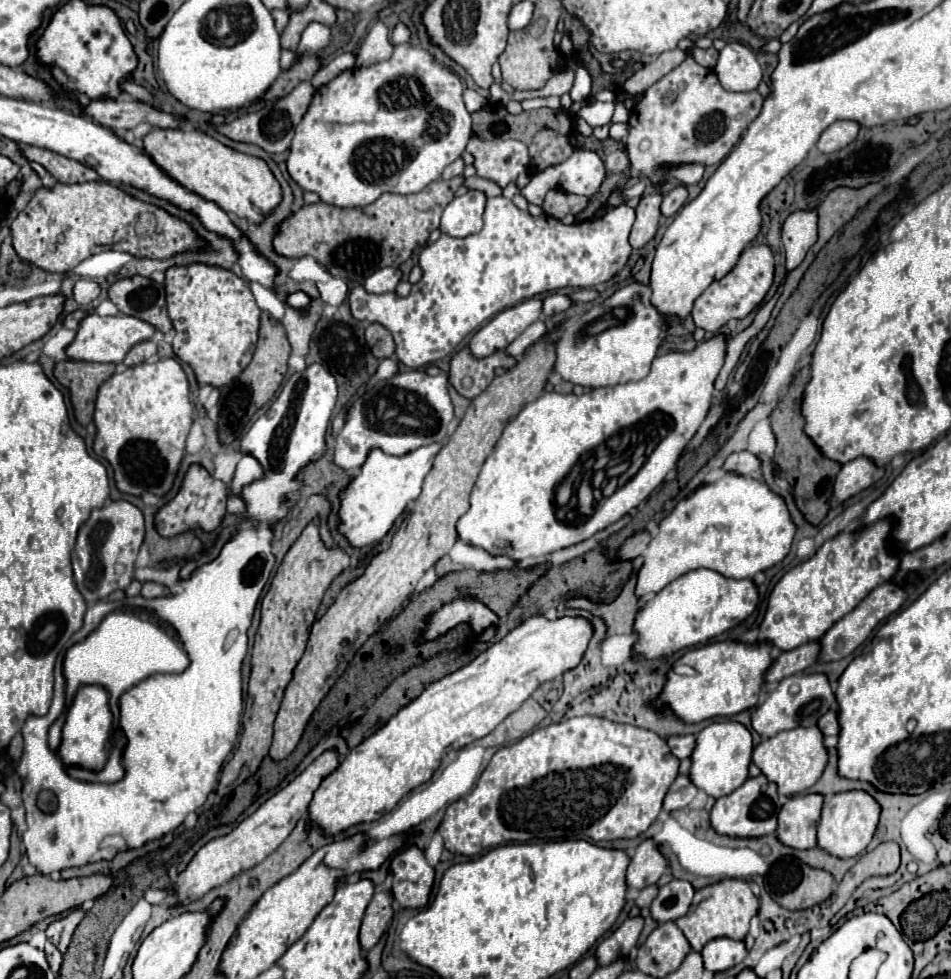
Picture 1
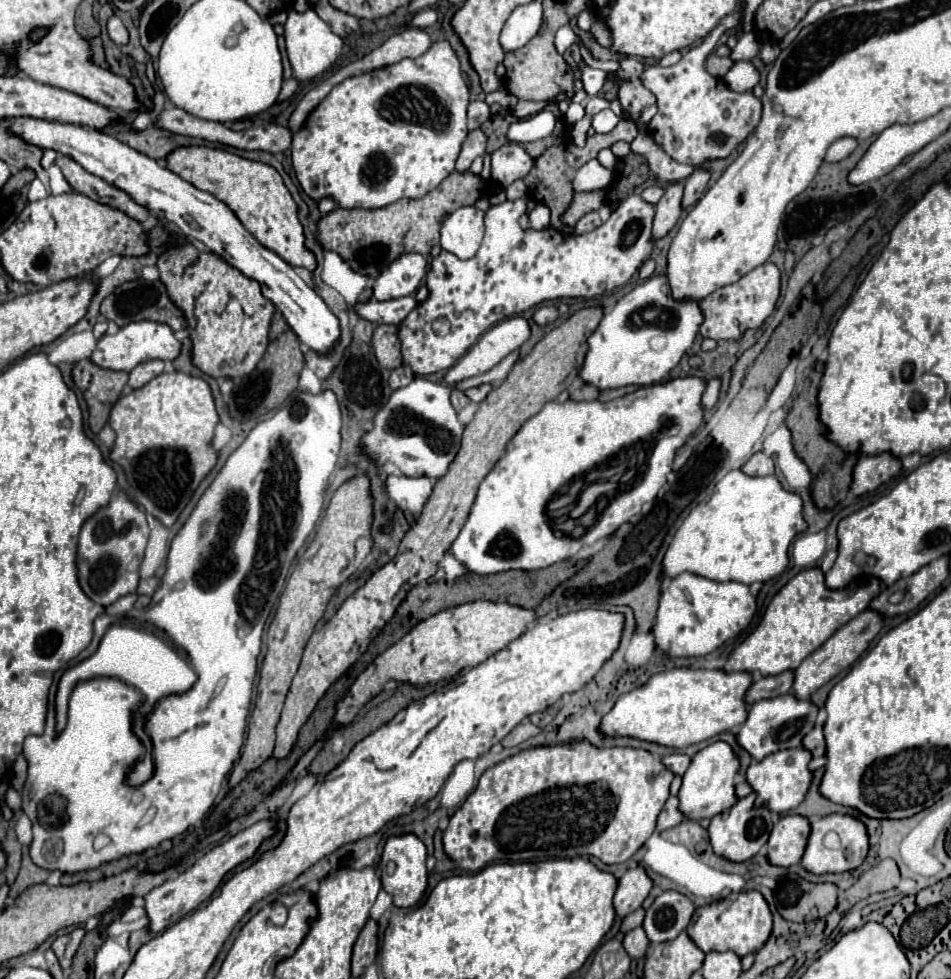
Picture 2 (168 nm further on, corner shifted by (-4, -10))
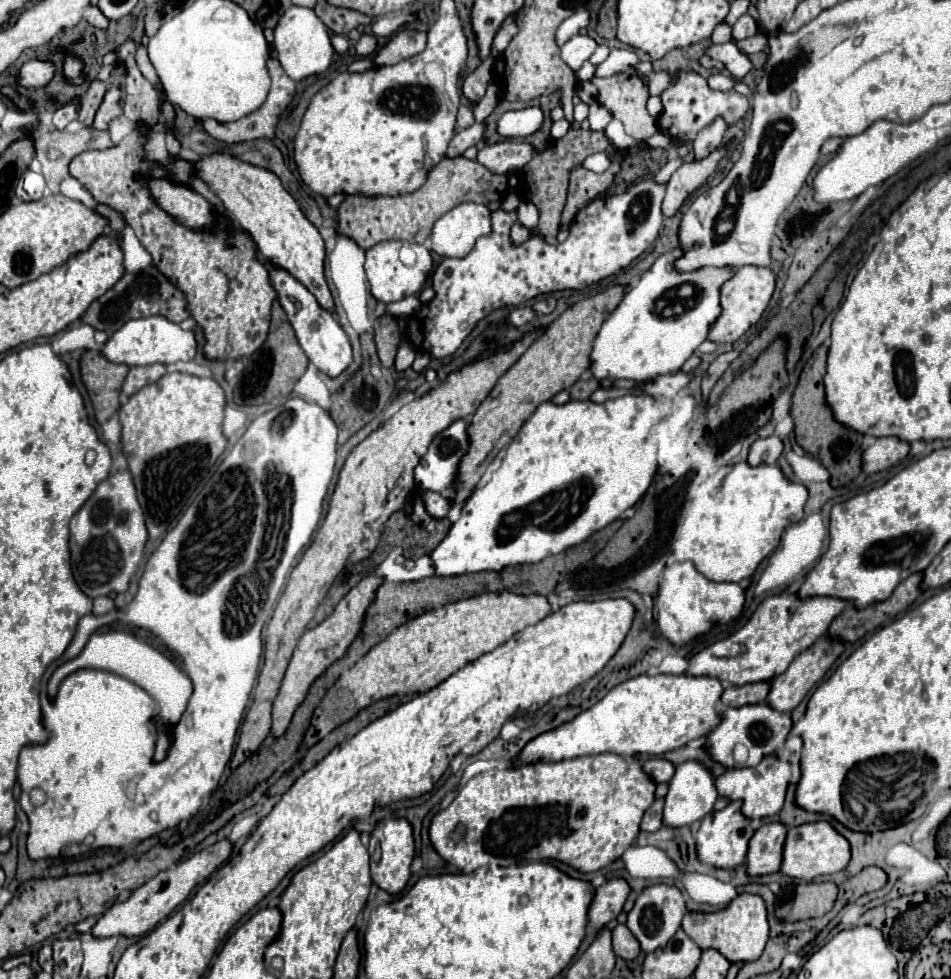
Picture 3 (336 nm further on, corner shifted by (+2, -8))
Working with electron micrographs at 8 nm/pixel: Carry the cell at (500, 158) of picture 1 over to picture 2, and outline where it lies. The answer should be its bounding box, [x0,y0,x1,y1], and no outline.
[492,143,534,189]

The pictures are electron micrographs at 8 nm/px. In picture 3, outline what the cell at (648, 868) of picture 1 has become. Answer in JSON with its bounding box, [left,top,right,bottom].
[590,877,630,927]

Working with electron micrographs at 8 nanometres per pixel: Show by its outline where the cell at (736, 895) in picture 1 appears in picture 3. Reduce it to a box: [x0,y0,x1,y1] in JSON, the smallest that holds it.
[682,893,768,963]

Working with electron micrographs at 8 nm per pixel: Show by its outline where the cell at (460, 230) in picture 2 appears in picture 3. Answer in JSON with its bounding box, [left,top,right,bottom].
[432,203,490,257]

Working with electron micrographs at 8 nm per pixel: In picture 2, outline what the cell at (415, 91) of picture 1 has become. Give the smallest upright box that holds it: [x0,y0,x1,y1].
[292,41,468,209]

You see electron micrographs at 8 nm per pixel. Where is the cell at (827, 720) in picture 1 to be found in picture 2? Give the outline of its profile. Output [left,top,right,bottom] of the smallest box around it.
[802,720,826,767]

